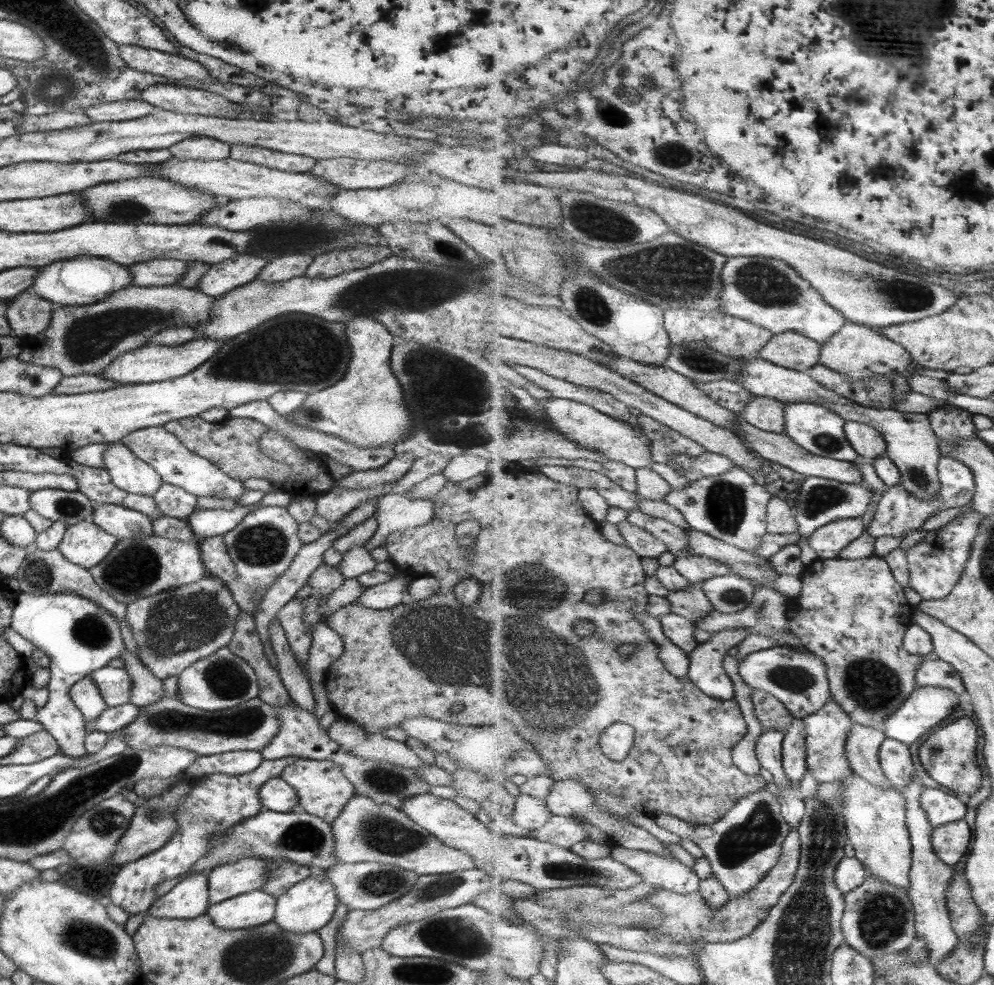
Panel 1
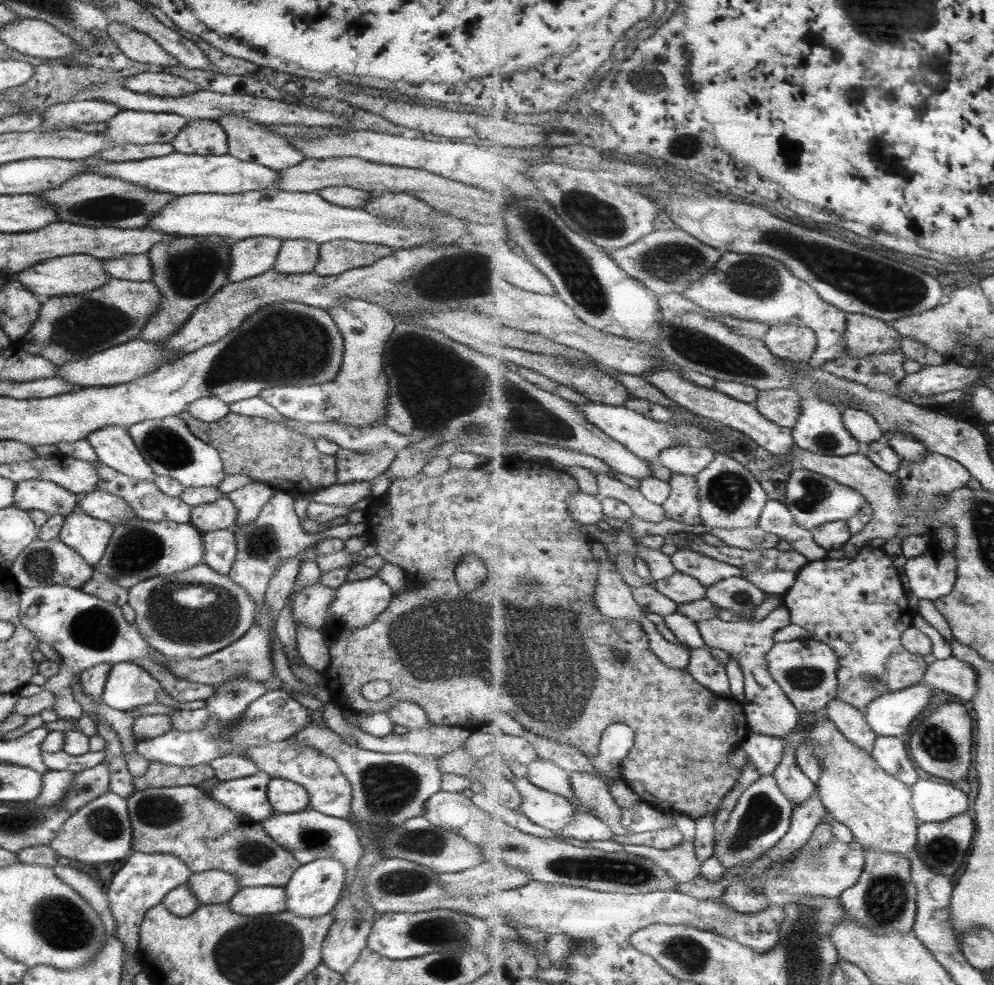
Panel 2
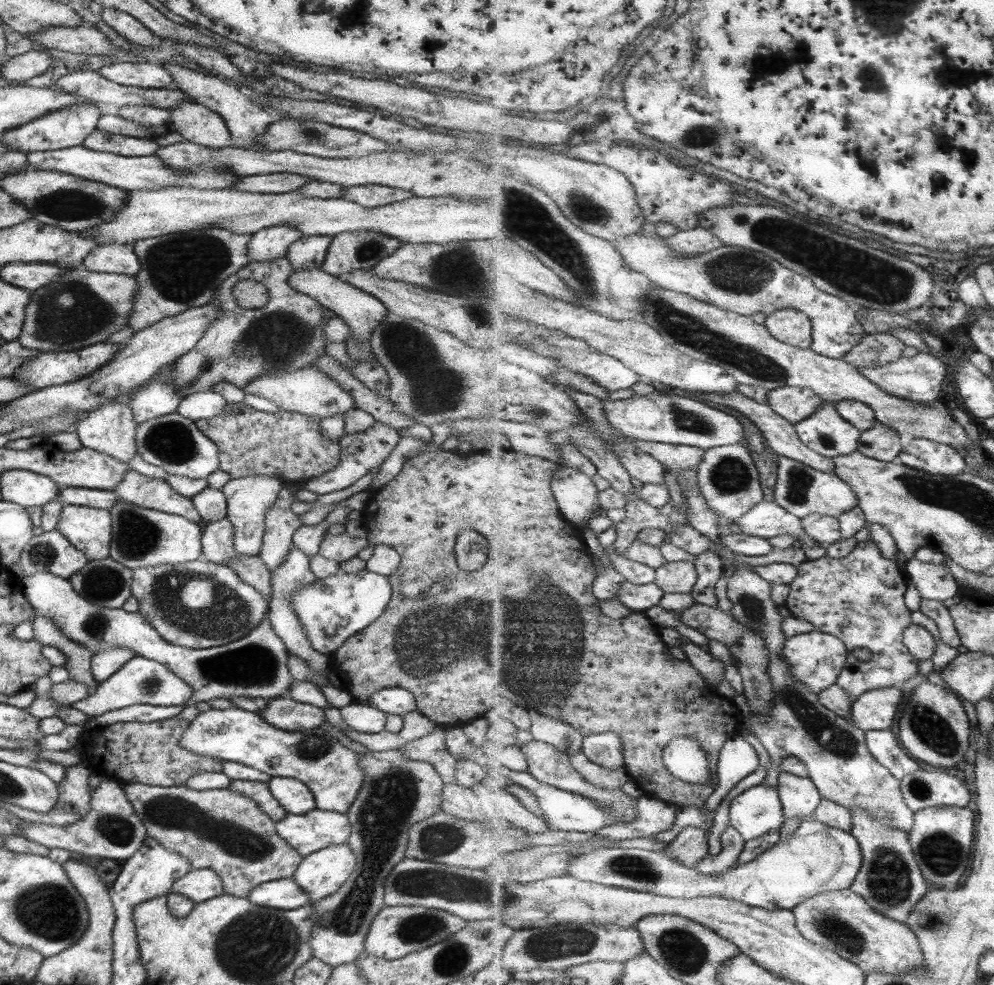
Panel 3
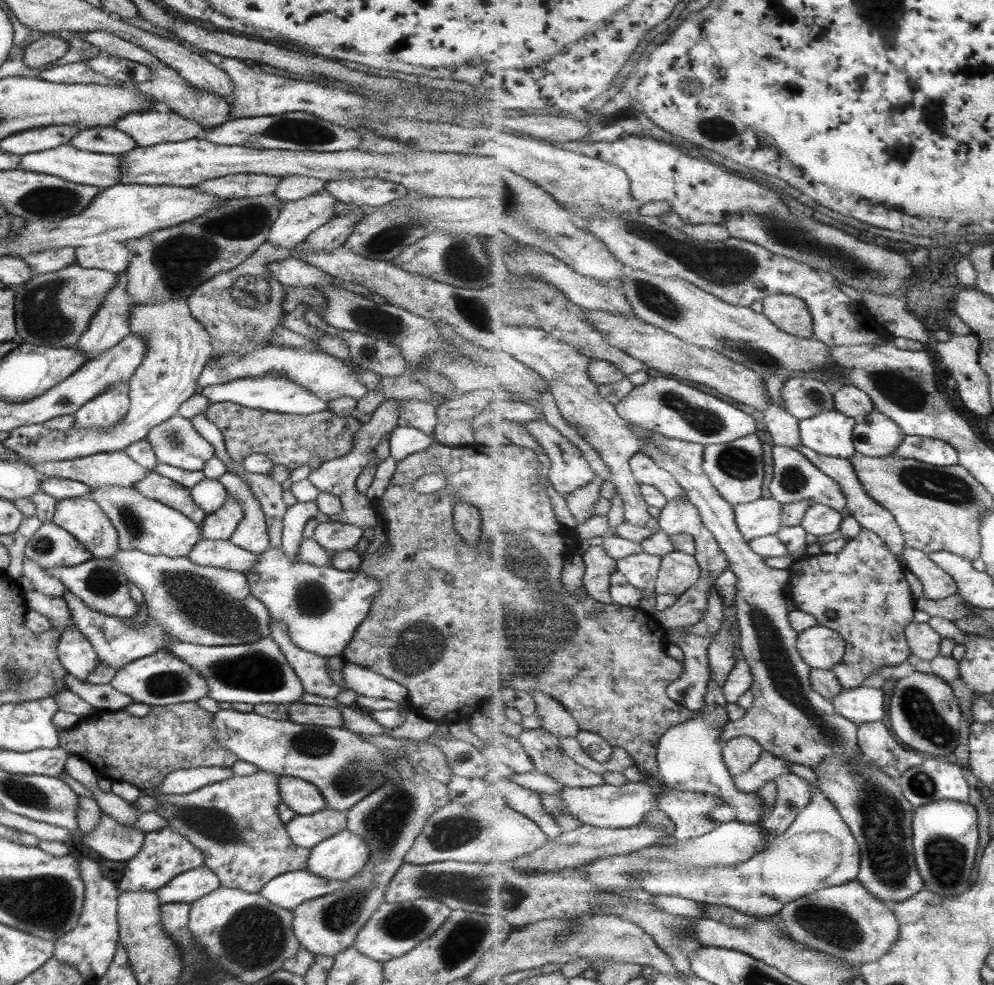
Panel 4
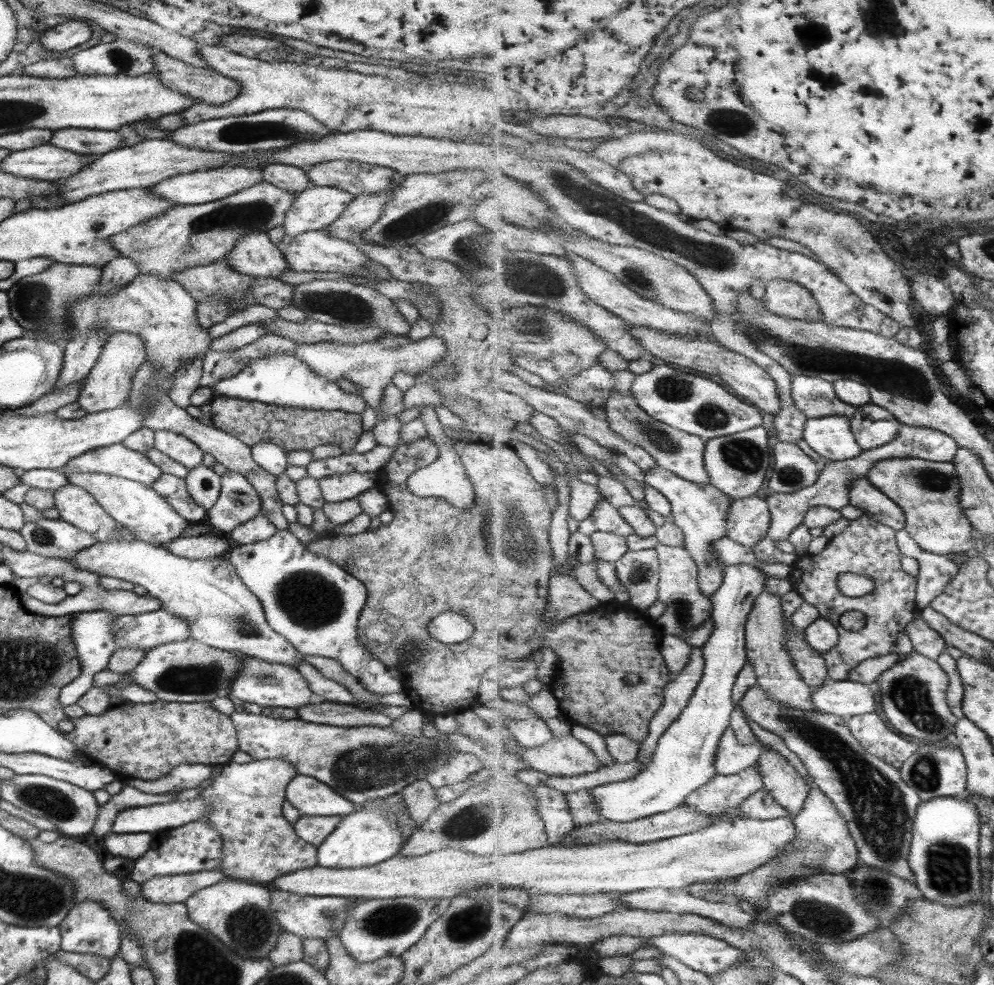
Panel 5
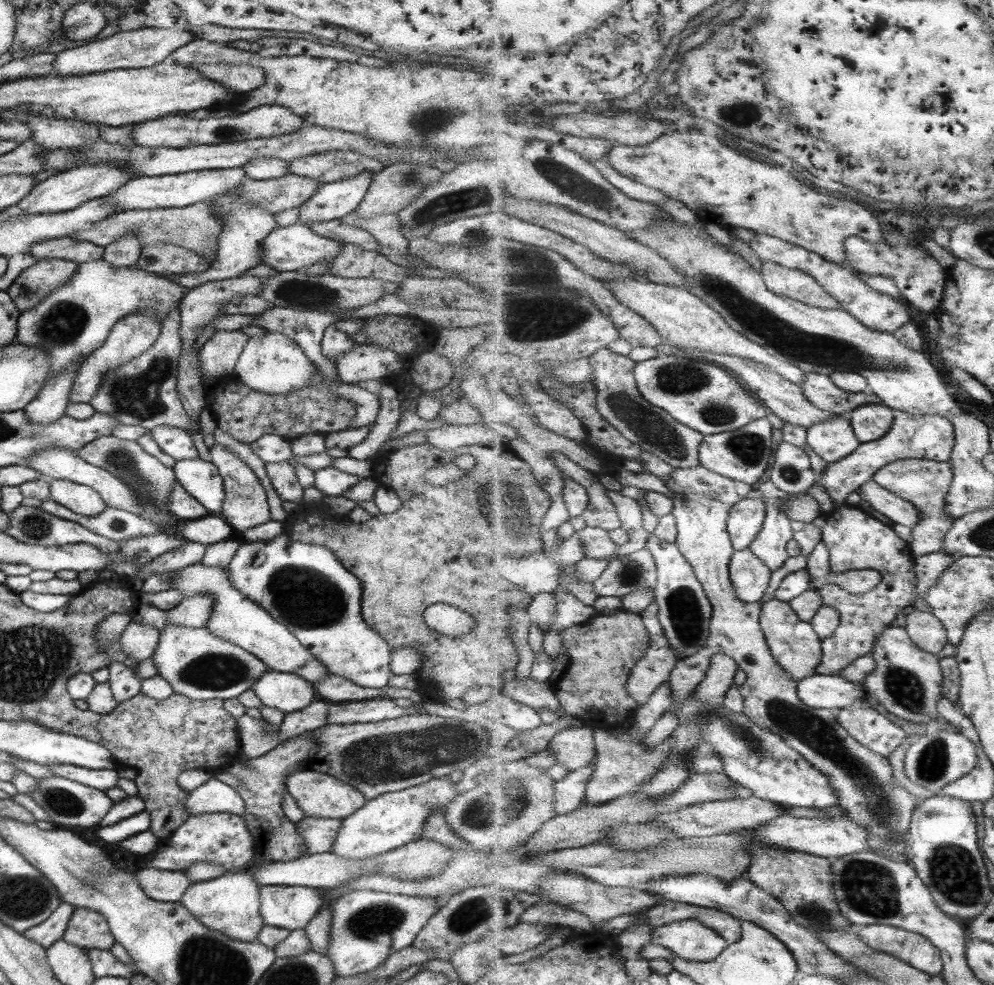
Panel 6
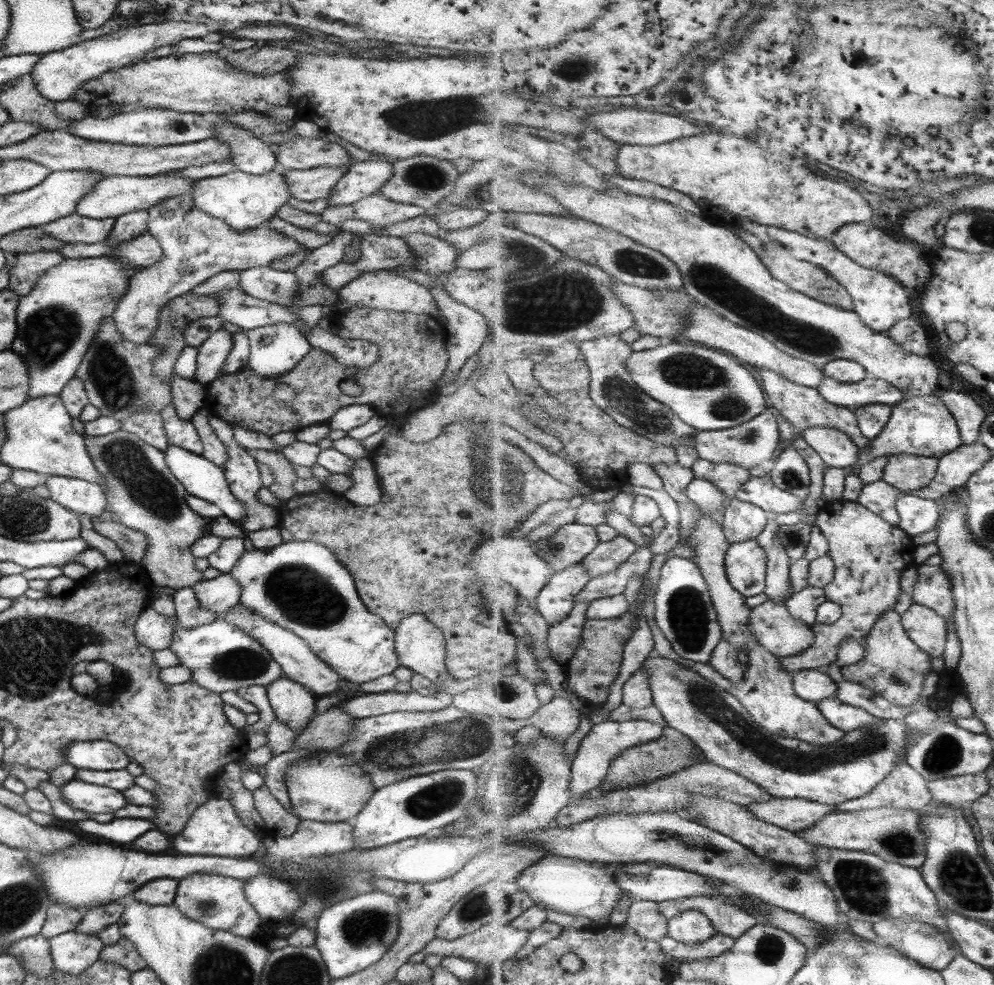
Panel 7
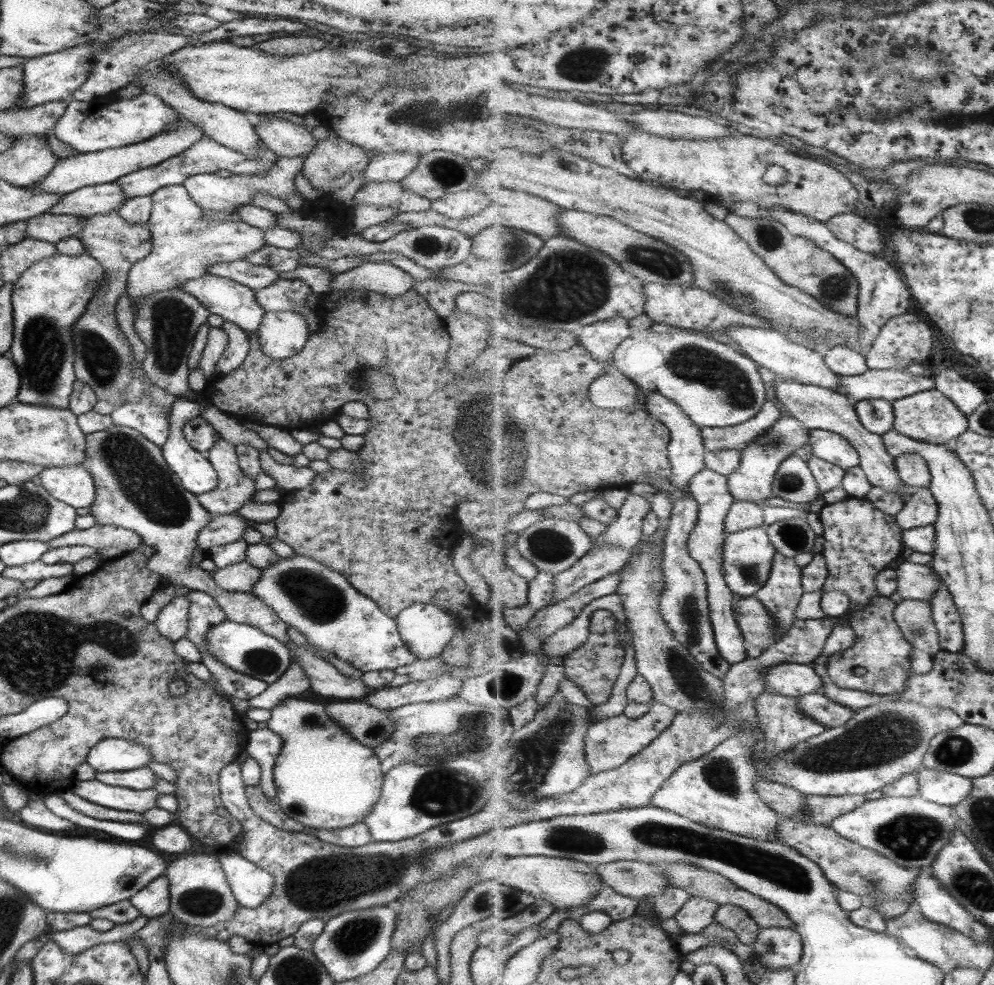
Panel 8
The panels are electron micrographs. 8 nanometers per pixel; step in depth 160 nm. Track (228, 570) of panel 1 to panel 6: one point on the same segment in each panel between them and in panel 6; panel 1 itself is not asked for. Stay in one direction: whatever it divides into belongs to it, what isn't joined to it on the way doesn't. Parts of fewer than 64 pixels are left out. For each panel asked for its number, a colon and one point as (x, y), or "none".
2: (218, 546)
3: (216, 538)
4: (220, 524)
5: (237, 502)
6: (244, 505)

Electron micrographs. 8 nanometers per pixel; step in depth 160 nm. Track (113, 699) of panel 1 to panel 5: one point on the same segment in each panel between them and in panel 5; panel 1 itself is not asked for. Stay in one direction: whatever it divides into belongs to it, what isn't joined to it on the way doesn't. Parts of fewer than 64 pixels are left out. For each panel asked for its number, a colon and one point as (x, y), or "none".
2: (126, 686)
3: (139, 681)
4: (159, 679)
5: (187, 671)

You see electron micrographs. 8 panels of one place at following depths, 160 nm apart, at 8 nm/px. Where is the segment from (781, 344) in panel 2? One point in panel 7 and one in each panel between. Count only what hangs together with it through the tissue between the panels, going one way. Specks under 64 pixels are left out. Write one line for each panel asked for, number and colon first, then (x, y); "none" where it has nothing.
3: (792, 326)
4: (791, 314)
5: (792, 300)
6: (801, 286)
7: (806, 277)

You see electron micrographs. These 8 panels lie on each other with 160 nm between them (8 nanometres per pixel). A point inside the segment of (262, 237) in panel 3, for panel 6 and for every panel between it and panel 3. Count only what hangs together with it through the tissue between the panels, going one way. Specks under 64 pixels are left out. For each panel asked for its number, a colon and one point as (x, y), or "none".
4: (296, 219)
5: (314, 208)
6: (334, 200)

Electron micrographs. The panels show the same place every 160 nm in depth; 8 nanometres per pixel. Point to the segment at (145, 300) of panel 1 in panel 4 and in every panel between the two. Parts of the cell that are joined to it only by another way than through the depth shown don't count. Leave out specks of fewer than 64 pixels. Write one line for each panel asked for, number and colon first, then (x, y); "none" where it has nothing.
2: (68, 327)
3: (80, 308)
4: (52, 309)

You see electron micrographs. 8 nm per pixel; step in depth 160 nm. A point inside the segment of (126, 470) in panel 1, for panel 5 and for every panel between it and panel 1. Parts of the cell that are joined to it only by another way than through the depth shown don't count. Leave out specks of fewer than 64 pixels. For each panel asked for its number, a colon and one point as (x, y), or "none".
2: (113, 447)
3: (109, 429)
4: (103, 411)
5: (107, 386)

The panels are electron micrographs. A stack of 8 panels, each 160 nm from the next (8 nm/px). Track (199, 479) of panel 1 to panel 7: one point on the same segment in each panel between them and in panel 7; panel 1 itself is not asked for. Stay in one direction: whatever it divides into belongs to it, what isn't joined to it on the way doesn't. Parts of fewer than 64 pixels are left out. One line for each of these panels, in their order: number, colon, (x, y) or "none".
2: (166, 445)
3: (173, 443)
4: (175, 442)
5: (174, 446)
6: (178, 444)
7: (180, 433)

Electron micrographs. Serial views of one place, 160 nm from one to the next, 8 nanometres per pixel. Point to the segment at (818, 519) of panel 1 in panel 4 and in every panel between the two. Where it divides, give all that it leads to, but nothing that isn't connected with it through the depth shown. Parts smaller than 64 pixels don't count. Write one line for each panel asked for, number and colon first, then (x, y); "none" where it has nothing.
2: (814, 499)
3: (804, 490)
4: (795, 477)

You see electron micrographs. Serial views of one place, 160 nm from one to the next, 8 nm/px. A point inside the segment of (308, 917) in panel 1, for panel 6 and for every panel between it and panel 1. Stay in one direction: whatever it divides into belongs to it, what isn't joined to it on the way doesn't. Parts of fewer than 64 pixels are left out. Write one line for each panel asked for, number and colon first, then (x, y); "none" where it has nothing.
2: (313, 889)
3: (321, 873)
4: (339, 857)
5: (366, 838)
6: (391, 820)

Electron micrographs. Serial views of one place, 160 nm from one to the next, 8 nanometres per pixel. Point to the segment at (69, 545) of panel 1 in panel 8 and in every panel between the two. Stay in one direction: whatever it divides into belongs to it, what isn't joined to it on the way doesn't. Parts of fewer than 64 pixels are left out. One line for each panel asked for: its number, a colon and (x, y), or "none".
2: (88, 537)
3: (87, 529)
4: (81, 517)
5: (74, 505)
6: (82, 500)
7: (77, 495)
8: (71, 484)

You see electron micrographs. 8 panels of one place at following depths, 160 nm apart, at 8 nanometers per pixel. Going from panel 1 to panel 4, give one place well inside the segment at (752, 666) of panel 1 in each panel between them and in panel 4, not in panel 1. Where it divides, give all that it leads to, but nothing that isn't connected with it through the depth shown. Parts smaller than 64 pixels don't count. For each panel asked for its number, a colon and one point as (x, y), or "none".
2: (806, 669)
3: (817, 658)
4: (822, 647)

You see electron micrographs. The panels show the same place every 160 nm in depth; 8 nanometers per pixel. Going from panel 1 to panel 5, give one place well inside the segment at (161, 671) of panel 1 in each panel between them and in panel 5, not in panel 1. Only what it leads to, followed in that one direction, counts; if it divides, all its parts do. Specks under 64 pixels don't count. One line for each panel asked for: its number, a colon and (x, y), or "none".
2: (178, 619)
3: (196, 609)
4: (206, 606)
5: (219, 611)

